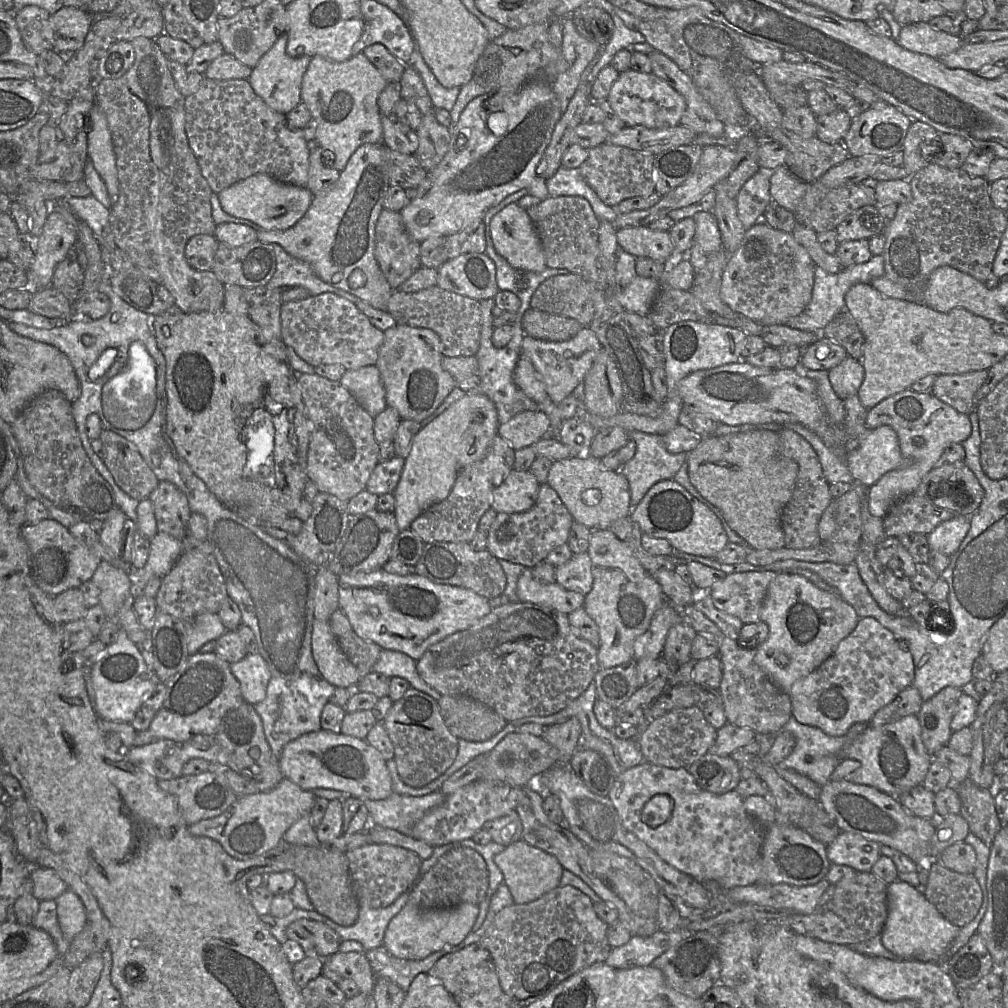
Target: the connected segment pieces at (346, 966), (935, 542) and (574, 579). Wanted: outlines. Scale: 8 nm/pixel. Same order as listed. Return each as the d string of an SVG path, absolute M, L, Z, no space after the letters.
M337 952L324 959L324 965L342 978L353 980L360 992L372 996L376 977L371 969L365 952Z
M956 514L936 526L928 535L931 551L952 556L960 547L970 529L970 516Z
M587 552L573 554L567 562L556 567L556 582L567 590L586 595L593 585L591 565Z

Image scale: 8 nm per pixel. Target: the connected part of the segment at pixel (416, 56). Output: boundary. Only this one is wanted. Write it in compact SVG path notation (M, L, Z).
M418 48L413 51L410 64L419 72L433 106L436 109L443 108L451 112L461 87L445 88L442 86L426 64Z

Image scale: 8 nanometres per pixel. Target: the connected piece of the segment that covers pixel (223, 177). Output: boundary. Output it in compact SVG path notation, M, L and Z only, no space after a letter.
M204 77L204 81L199 89L194 94L185 98L185 130L189 144L195 153L202 174L208 181L213 192L217 194L241 180L244 180L254 174L262 173L268 174L272 178L283 183L293 184L301 187L307 187L308 185L309 158L311 152L308 147L308 143L302 134L302 129L290 128L286 114L279 113L269 107L264 100L255 93L247 79L213 80Z

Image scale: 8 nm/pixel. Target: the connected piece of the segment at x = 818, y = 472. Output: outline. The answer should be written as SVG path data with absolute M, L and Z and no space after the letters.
M786 426L778 430L778 436L781 454L796 461L799 467L793 494L781 514L781 525L785 537L784 547L795 550L813 548L822 544L818 523L825 509L833 501L829 493L830 484L823 475L815 450L803 436Z

